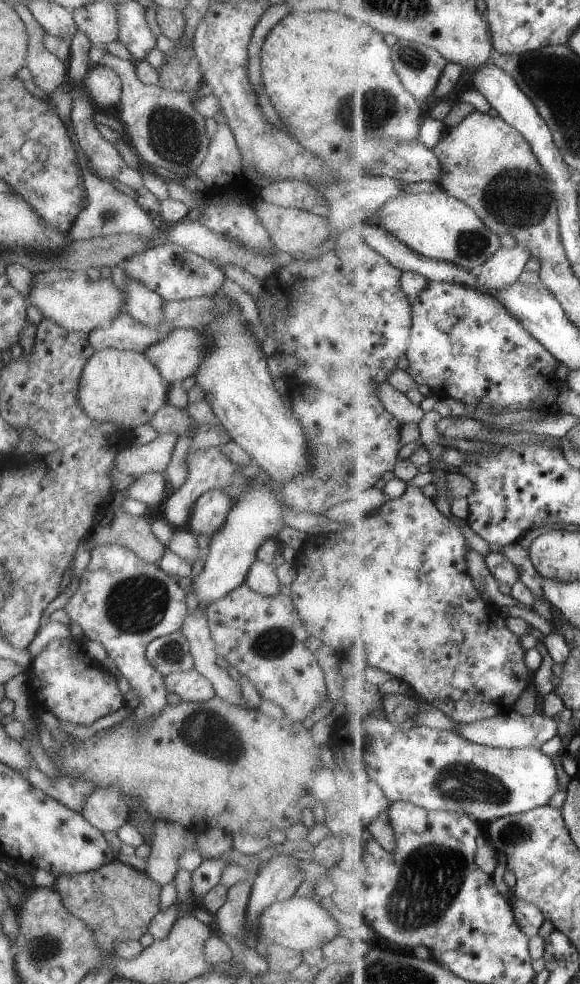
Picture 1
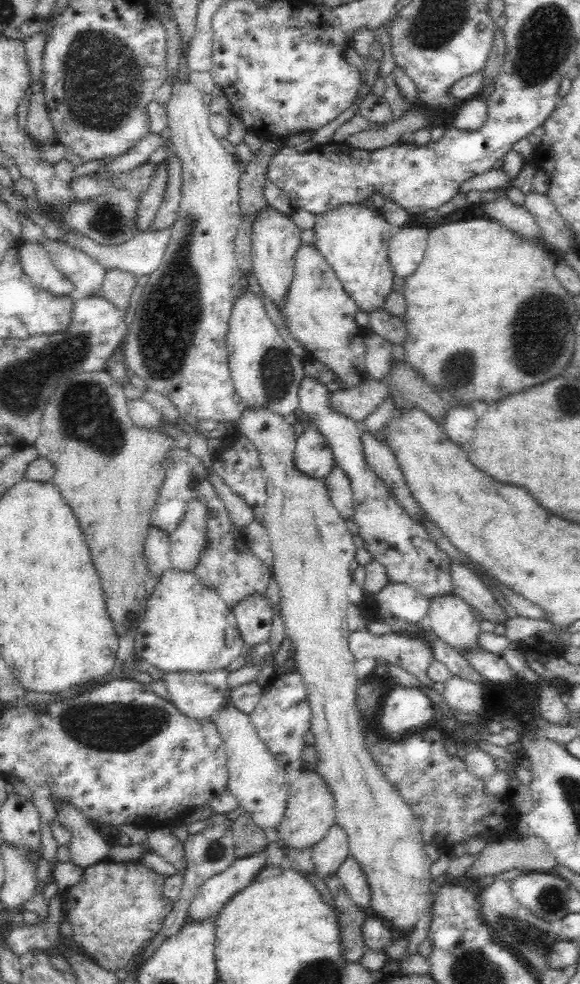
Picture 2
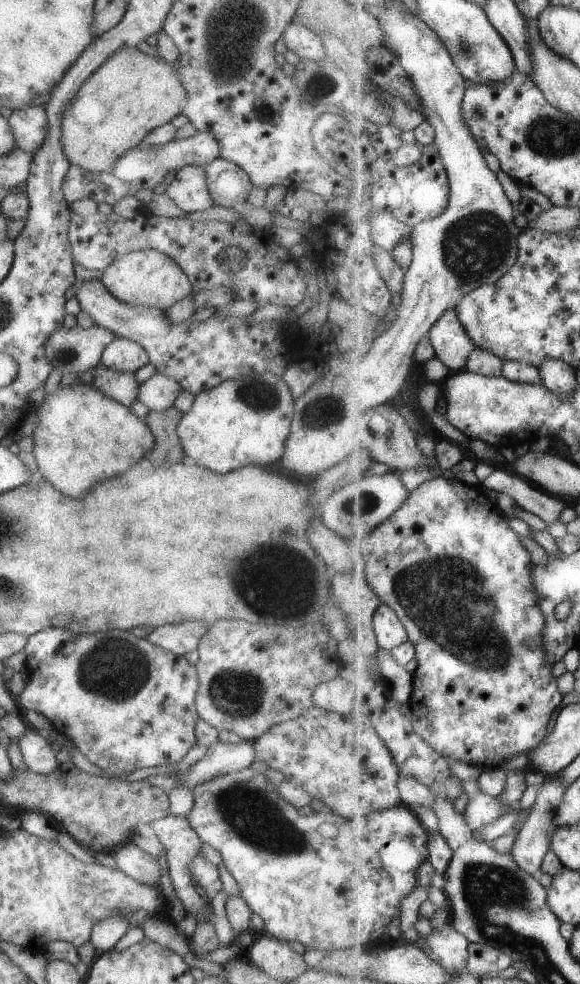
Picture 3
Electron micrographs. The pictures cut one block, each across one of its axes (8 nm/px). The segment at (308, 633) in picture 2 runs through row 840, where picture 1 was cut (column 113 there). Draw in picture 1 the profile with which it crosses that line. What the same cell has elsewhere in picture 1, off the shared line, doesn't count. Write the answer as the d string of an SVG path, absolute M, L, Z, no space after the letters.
M104 349L95 351L82 369L78 383L77 403L92 420L134 429L152 420L155 412L166 404L169 389L169 382L143 352Z

